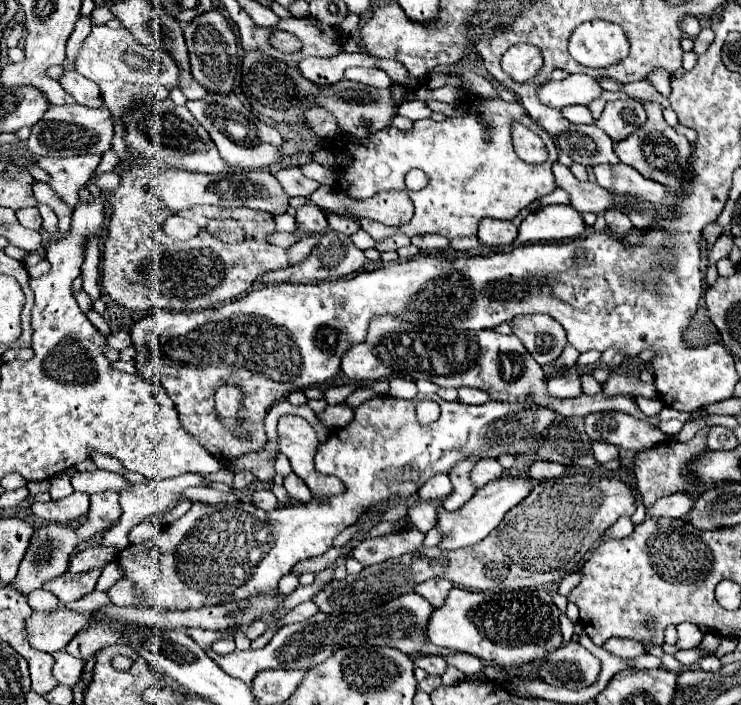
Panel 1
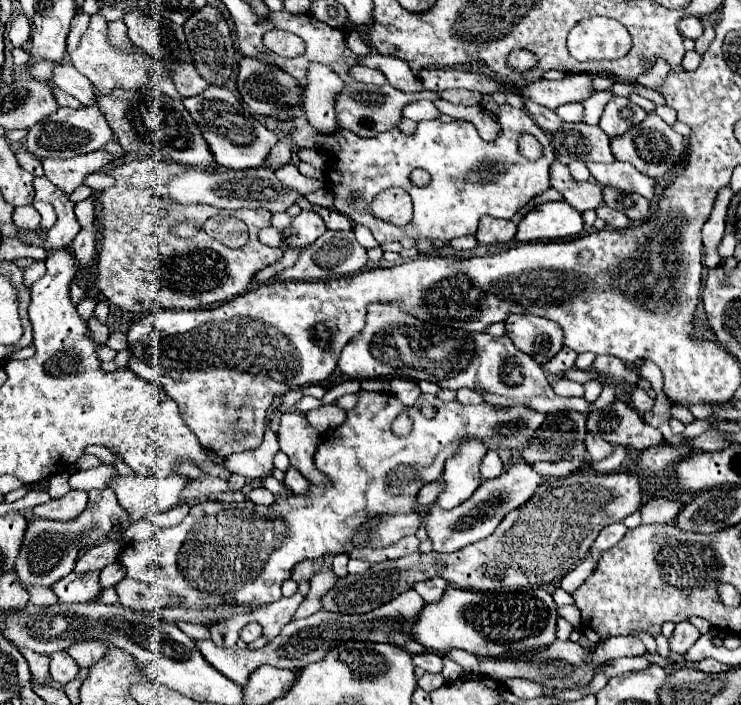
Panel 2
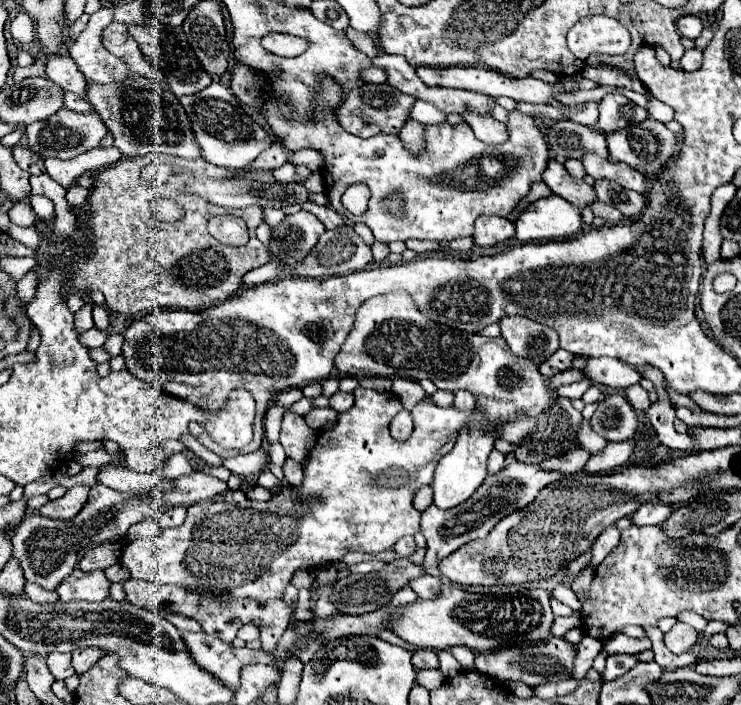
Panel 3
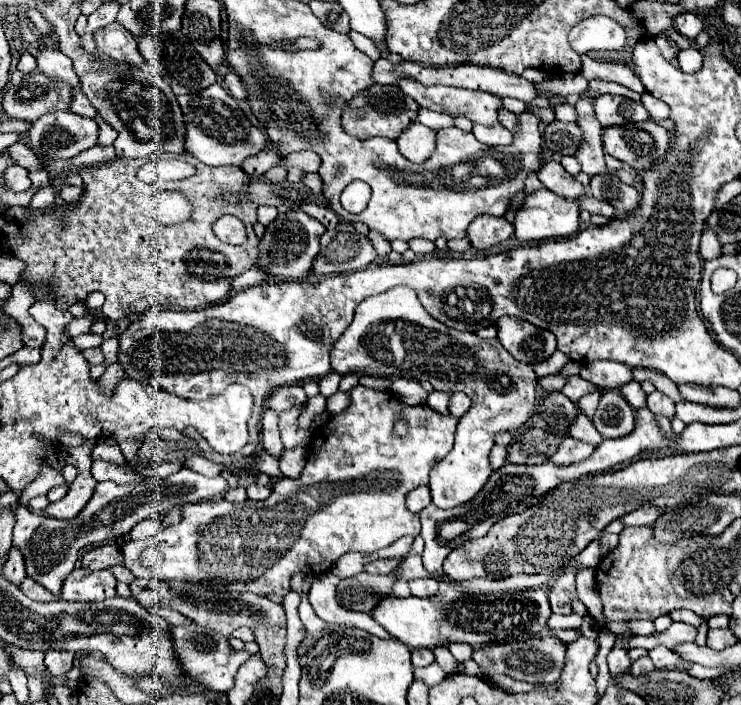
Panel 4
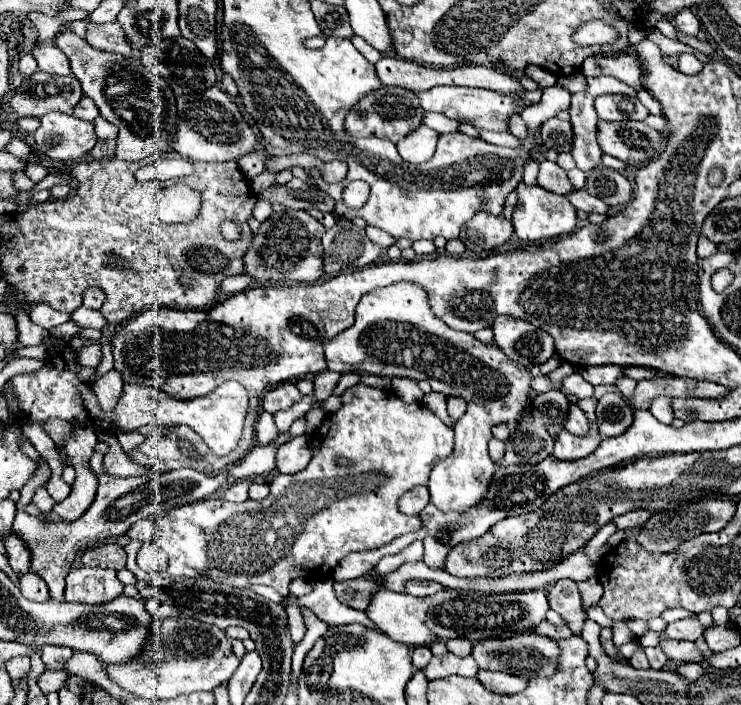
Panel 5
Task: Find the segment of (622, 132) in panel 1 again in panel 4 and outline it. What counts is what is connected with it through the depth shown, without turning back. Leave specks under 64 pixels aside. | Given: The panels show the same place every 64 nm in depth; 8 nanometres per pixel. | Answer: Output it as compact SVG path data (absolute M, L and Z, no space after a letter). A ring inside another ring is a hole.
M598 96L596 98L596 118L602 126L614 126L624 122L640 122L648 120L648 112L640 102L634 102L624 96Z

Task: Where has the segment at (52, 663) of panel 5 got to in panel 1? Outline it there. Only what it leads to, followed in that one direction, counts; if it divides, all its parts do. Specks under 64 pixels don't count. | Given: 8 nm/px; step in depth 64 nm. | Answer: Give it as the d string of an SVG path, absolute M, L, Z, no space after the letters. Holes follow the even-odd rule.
M60 650L52 656L54 656L54 668L52 668L54 678L64 686L74 686L76 680L80 678L80 674L82 674L84 662L70 656L66 650Z

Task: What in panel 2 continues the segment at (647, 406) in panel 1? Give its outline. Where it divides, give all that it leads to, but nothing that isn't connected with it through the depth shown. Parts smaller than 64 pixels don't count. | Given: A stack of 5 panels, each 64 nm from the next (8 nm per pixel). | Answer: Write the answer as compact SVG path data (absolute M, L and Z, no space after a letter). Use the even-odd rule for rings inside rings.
M634 386L632 388L632 392L630 392L630 402L632 402L632 406L638 410L638 412L648 412L650 408L652 408L652 404L654 404L654 400L642 390L642 388L638 388L638 386Z

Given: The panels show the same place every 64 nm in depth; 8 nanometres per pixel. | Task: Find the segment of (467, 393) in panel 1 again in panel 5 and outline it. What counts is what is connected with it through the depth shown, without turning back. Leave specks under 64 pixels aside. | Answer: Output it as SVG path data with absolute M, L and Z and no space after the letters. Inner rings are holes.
M448 398L448 414L456 422L466 412L466 404L460 398Z

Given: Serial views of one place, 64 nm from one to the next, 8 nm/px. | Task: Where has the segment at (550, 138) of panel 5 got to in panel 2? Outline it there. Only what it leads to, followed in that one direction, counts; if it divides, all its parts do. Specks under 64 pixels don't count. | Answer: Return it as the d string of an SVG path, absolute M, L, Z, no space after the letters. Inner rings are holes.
M566 122L552 134L552 146L556 154L570 156L580 162L614 162L608 136L598 126L584 122Z

